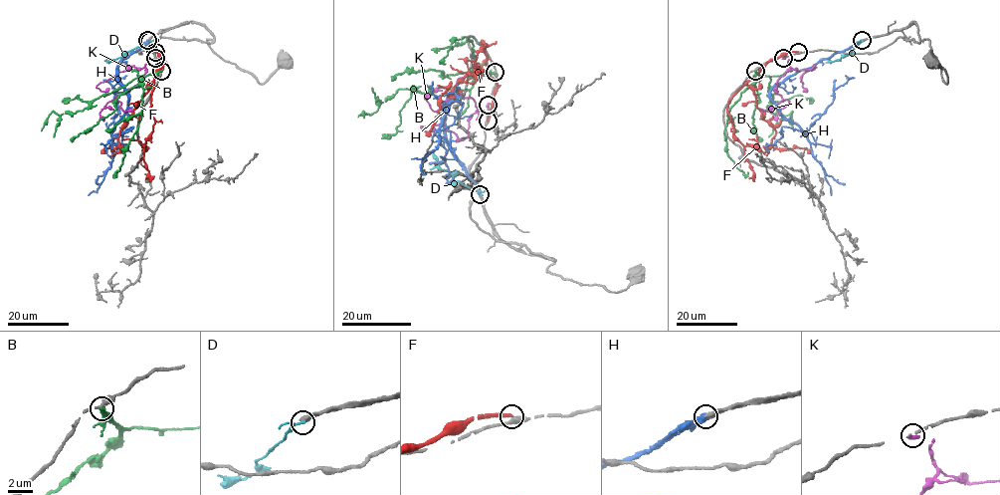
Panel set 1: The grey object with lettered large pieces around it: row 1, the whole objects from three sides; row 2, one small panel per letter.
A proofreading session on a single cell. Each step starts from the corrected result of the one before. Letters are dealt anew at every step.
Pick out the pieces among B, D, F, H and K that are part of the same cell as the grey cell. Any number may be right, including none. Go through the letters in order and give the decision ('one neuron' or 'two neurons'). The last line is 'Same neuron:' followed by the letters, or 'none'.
B: two neurons
D: two neurons
F: two neurons
H: one neuron
K: two neurons
Same neuron: H

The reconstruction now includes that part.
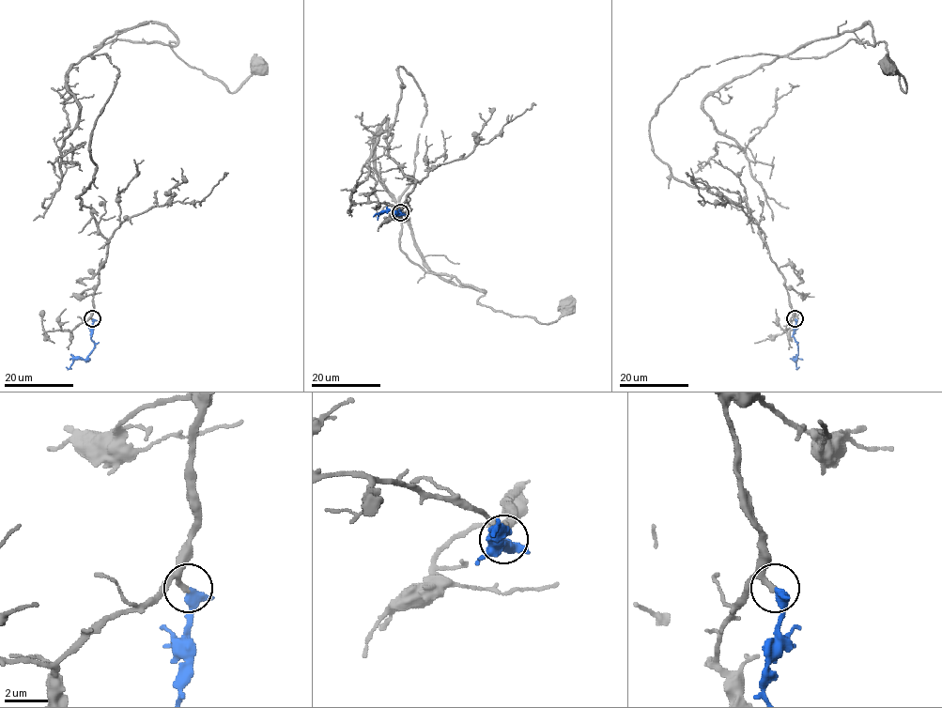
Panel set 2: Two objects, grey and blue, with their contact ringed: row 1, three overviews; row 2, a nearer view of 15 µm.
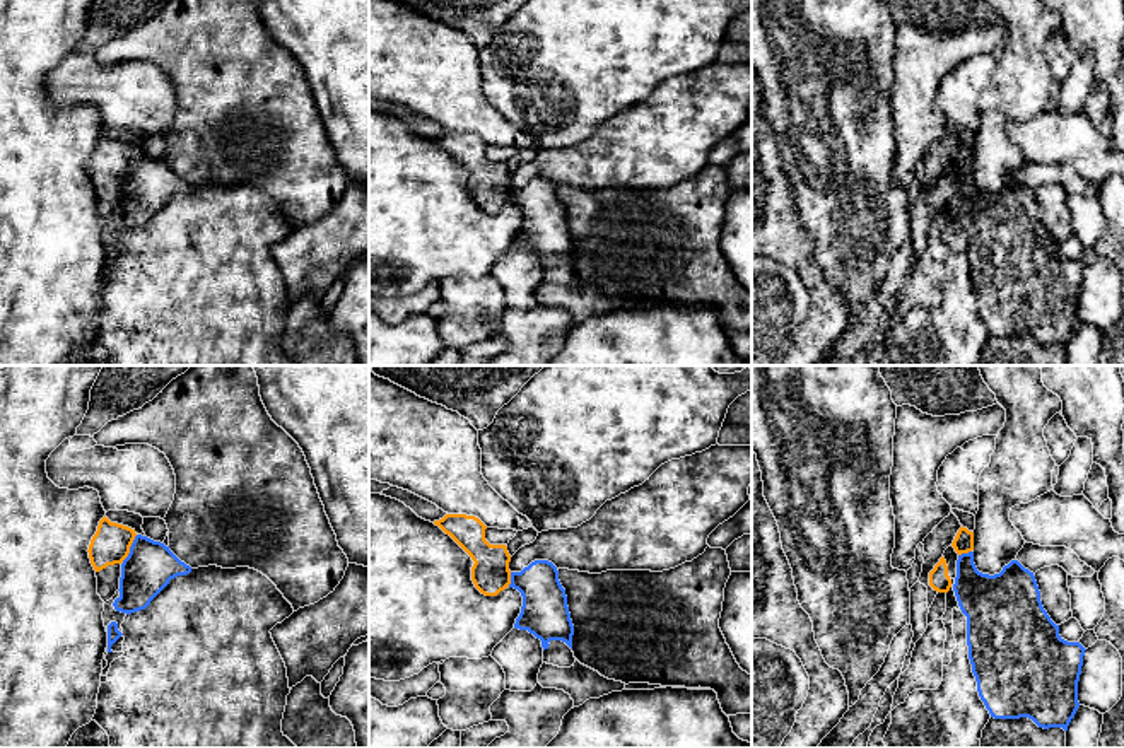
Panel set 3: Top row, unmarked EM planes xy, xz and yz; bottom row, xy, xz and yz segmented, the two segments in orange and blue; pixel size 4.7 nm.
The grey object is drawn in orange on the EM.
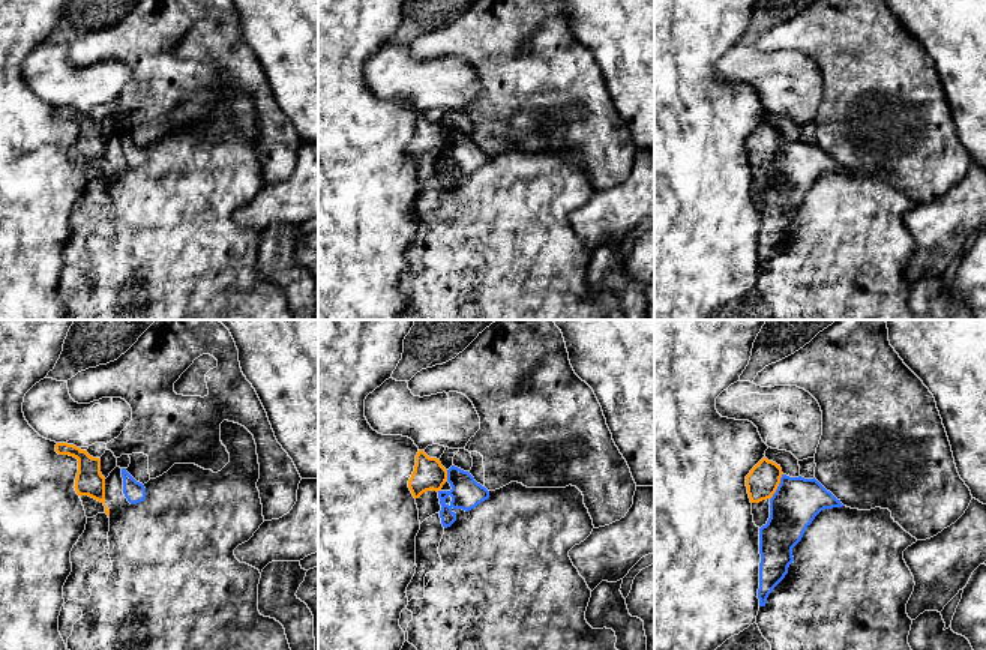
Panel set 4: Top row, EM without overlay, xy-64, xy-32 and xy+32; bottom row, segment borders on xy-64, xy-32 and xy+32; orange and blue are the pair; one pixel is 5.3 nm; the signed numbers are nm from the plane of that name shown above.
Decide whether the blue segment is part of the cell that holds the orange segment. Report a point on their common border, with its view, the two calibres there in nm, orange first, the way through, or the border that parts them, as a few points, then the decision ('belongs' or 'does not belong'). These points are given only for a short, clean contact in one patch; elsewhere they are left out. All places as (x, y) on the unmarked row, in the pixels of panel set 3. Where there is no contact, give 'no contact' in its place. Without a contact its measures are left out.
xy (128, 168) | 180/240 nm | across xy (110, 163), (128, 168), (149, 185) | belongs

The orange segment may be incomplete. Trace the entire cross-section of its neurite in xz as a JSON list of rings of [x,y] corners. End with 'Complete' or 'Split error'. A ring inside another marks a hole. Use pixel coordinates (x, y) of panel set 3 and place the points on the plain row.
[[[446,131],[434,142],[471,174],[471,198],[482,212],[497,213],[506,205],[521,210],[523,224],[514,246],[528,248],[540,256],[543,268],[550,258],[562,258],[572,266],[574,243],[567,213],[552,179],[535,178],[521,190],[511,190],[507,164],[490,162],[485,157],[487,143],[478,135]]]. Split error

